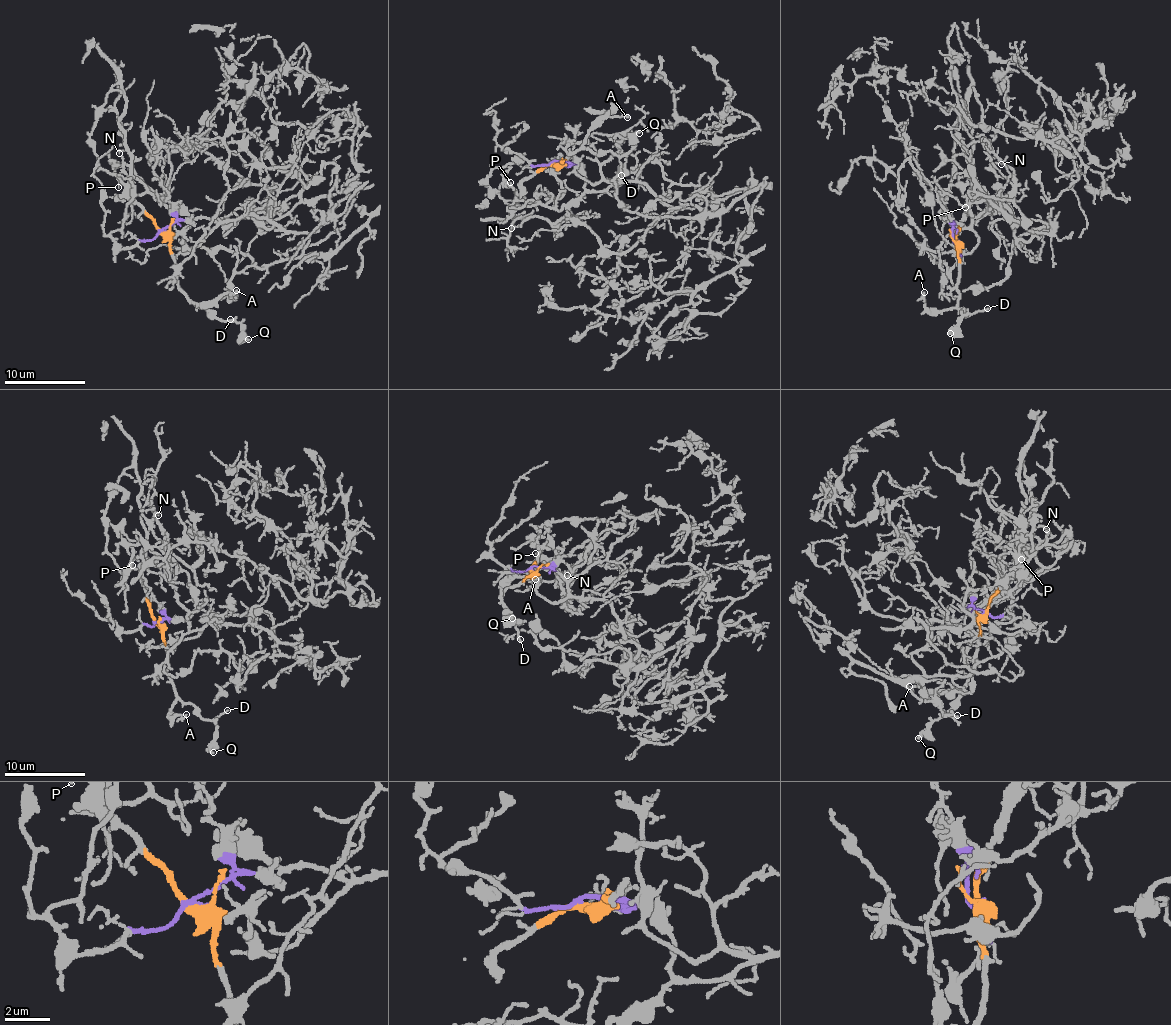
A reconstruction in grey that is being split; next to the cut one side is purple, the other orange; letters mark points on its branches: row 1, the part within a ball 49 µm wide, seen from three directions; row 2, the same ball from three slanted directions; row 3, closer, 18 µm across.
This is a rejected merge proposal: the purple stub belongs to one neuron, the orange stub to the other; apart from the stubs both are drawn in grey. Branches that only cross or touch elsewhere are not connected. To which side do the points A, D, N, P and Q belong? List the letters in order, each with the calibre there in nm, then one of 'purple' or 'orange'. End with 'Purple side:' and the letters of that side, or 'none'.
A: calibre 110 nm; orange
D: calibre 130 nm; orange
N: calibre 110 nm; purple
P: calibre 80 nm; purple
Q: calibre 260 nm; orange
Purple side: N, P

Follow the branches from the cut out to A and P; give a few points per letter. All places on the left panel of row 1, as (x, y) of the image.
A: (161, 230), (170, 243), (176, 264), (176, 284), (188, 298), (200, 304), (236, 290)
P: (161, 230), (182, 220), (194, 225), (170, 199), (152, 194), (123, 167), (115, 168), (119, 187)

